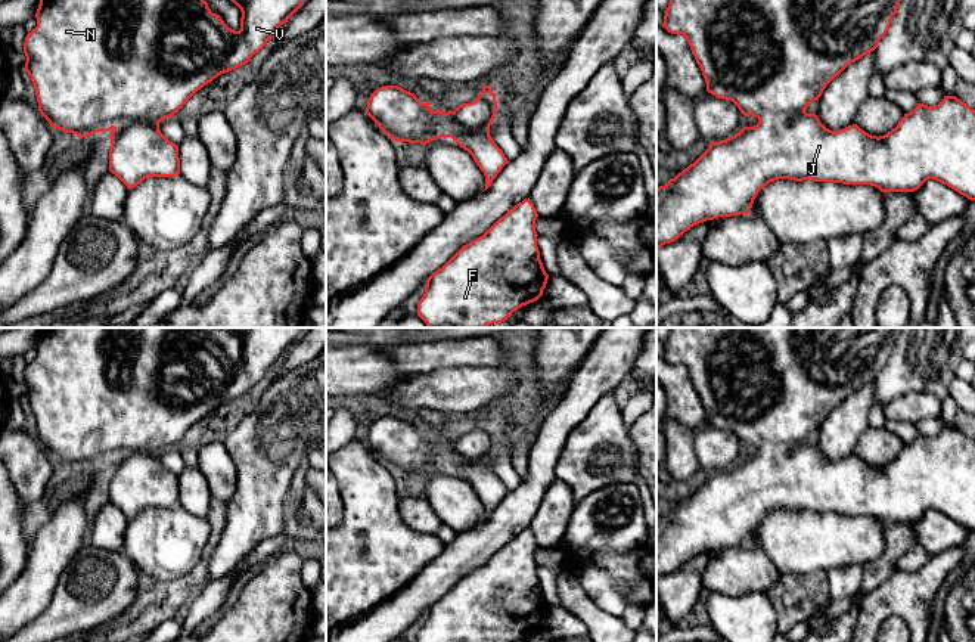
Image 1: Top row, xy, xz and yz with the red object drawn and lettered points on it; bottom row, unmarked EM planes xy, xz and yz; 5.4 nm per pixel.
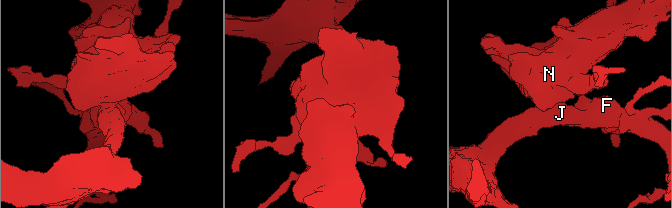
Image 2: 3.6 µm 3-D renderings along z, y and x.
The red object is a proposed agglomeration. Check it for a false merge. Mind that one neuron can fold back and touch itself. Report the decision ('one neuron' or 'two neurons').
one neuron

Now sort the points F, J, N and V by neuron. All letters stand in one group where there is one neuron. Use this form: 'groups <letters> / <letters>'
groups F J N V

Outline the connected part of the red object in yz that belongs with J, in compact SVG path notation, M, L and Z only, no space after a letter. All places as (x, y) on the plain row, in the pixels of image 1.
M670 328L670 335L664 342L662 357L671 365L683 365L686 367L692 385L695 387L696 394L705 409L707 422L718 429L732 431L745 447L752 446L760 453L754 458L743 458L739 463L726 471L711 472L708 480L693 494L679 503L674 509L670 509L667 515L656 520L656 581L662 576L679 570L690 558L707 550L749 545L758 522L770 512L779 509L789 509L795 512L814 511L842 515L870 515L884 524L915 522L926 511L934 509L943 515L947 515L968 530L975 531L975 440L956 427L944 427L944 429L935 437L917 434L912 443L904 444L895 459L879 468L866 463L857 455L832 462L820 453L816 444L805 443L807 437L813 431L819 431L826 416L838 404L841 404L851 393L861 390L864 385L878 378L879 370L889 360L901 329L903 328Z

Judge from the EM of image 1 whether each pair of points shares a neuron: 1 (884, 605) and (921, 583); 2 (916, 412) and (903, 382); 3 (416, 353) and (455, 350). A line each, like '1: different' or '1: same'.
1: same
2: different
3: same

